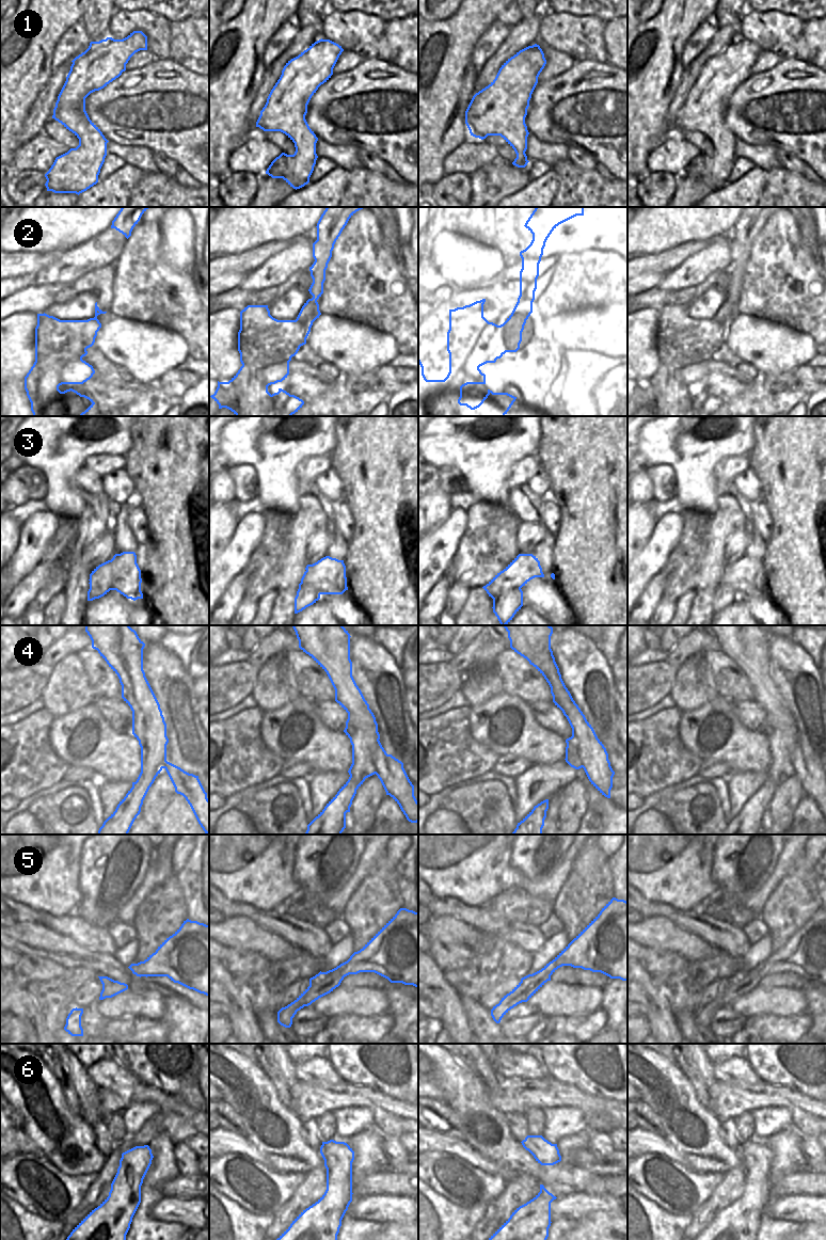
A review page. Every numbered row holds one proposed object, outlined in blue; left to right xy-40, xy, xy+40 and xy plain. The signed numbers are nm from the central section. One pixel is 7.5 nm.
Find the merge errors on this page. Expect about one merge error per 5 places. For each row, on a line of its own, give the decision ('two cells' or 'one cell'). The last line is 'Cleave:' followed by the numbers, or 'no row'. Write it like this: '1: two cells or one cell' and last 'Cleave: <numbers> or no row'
1: one cell
2: two cells
3: two cells
4: two cells
5: one cell
6: one cell
Cleave: 2, 3, 4

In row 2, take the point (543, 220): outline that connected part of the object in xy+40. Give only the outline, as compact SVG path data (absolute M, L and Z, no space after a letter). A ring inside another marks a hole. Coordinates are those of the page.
M536 207L526 221L524 226L533 234L533 240L525 250L520 252L522 258L520 296L511 315L503 323L504 325L514 327L527 320L533 313L539 264L545 242L559 224L576 216L584 216L584 207Z

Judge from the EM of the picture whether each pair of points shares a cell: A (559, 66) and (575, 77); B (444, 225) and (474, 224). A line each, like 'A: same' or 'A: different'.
A: different
B: same

